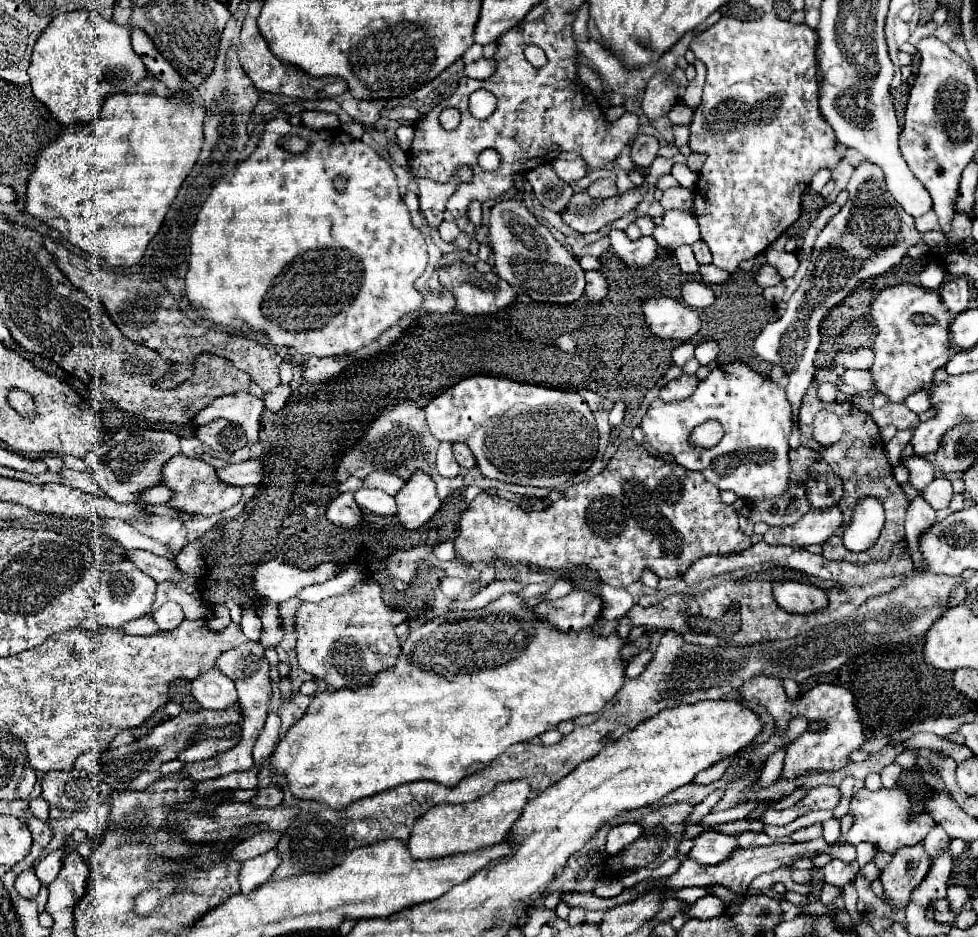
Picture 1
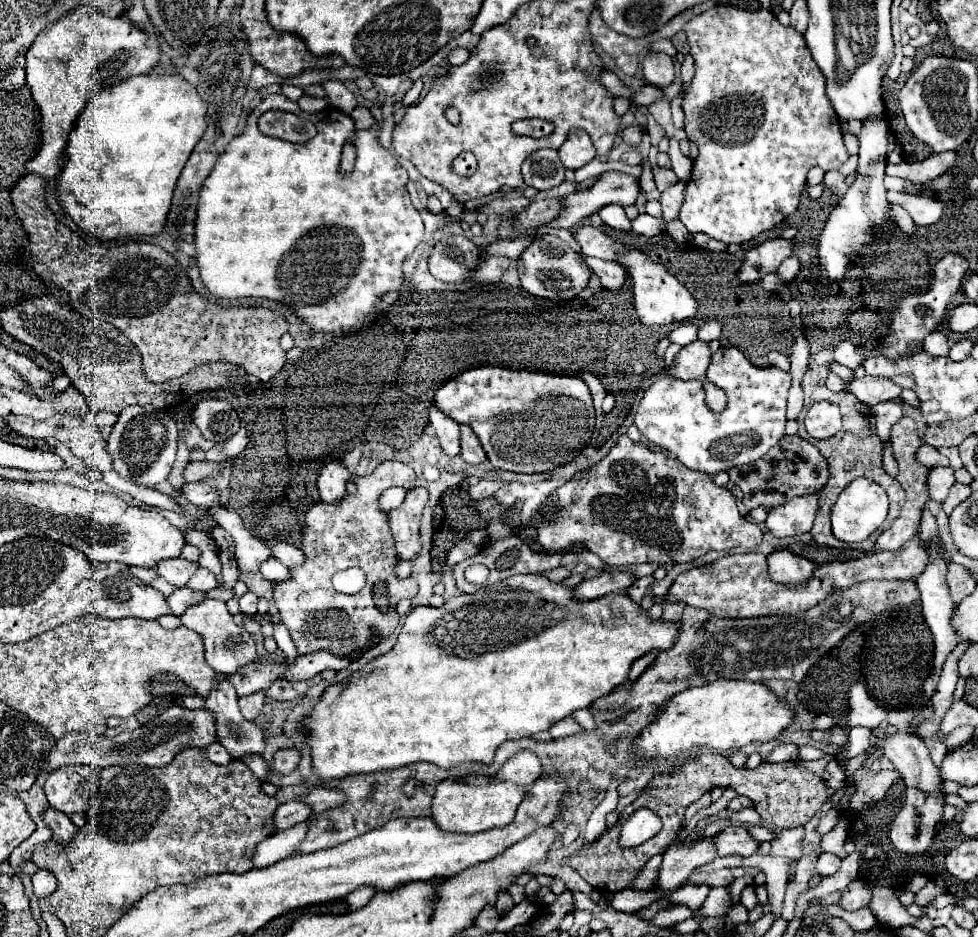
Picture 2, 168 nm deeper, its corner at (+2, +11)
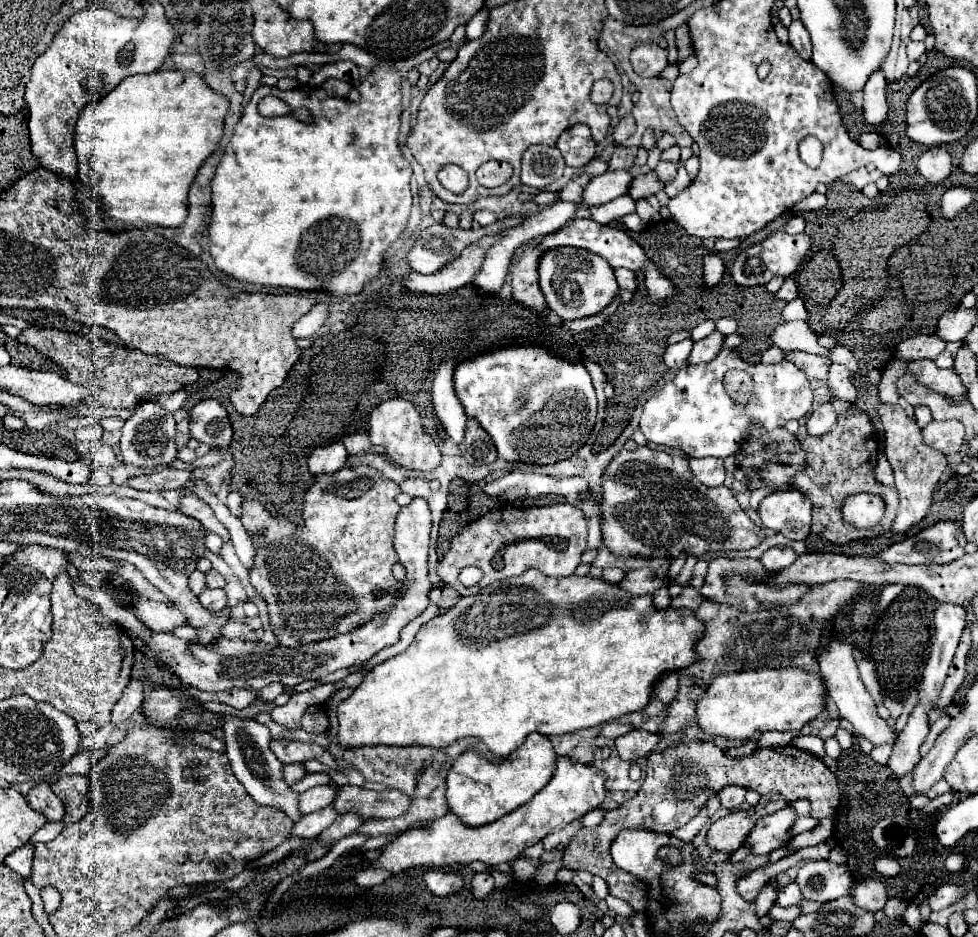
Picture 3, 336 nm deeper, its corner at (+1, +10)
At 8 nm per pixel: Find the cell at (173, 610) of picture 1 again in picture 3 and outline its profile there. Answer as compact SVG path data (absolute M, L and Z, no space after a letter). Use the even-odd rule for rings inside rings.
M204 590L200 594L200 604L208 610L224 610L228 606L228 598L224 590Z

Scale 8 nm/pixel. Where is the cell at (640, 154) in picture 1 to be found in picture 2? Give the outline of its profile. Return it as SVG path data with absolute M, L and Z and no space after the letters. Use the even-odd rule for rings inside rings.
M631 125L631 127L625 127L625 129L623 129L623 139L625 139L625 143L629 143L629 145L633 145L633 147L637 147L637 145L641 143L641 137L643 137L643 131L641 131L641 127L637 127L637 125Z

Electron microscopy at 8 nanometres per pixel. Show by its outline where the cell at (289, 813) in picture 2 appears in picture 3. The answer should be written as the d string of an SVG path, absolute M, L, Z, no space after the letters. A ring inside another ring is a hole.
M324 784L324 786L310 788L300 796L300 810L302 810L302 814L322 810L334 802L334 796L336 796L336 786Z

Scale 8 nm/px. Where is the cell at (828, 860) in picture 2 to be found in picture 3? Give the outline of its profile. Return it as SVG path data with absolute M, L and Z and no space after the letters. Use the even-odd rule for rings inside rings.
M810 860L796 874L802 900L814 902L830 902L846 896L850 880L850 868L846 864L832 864L830 860Z

